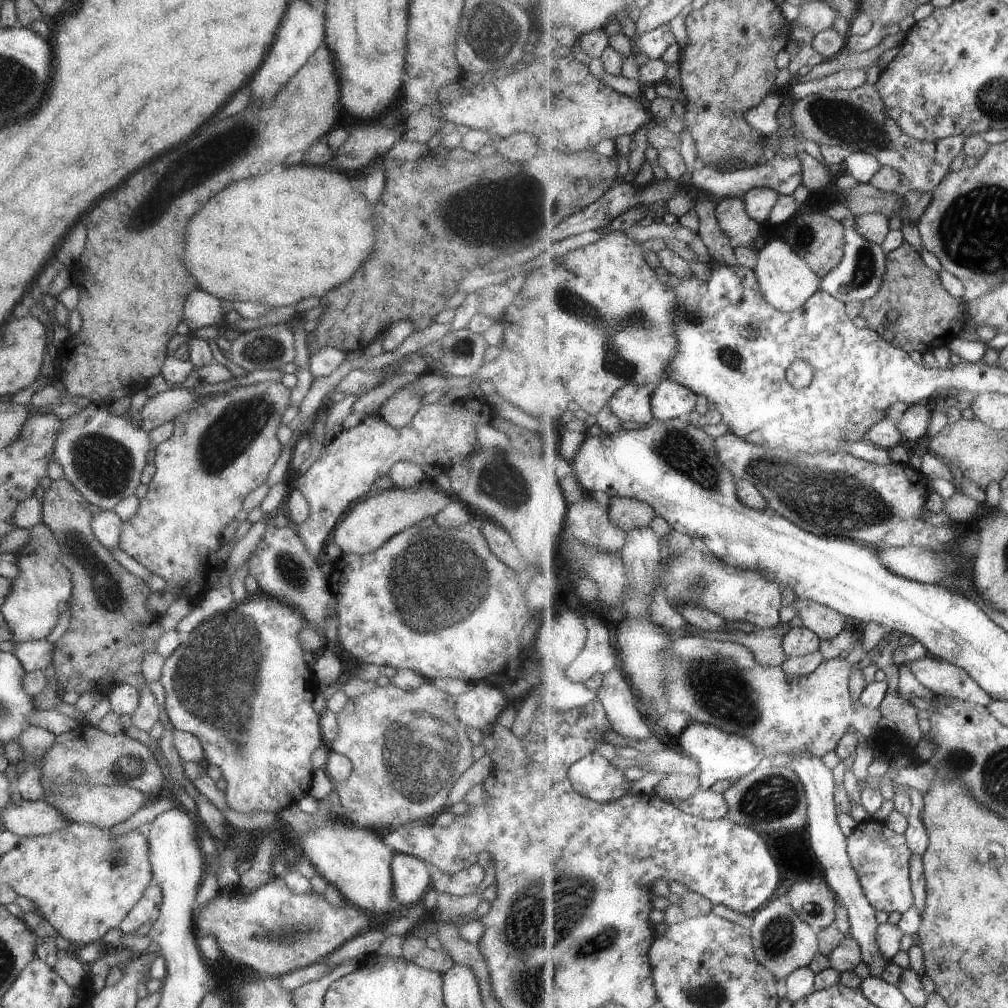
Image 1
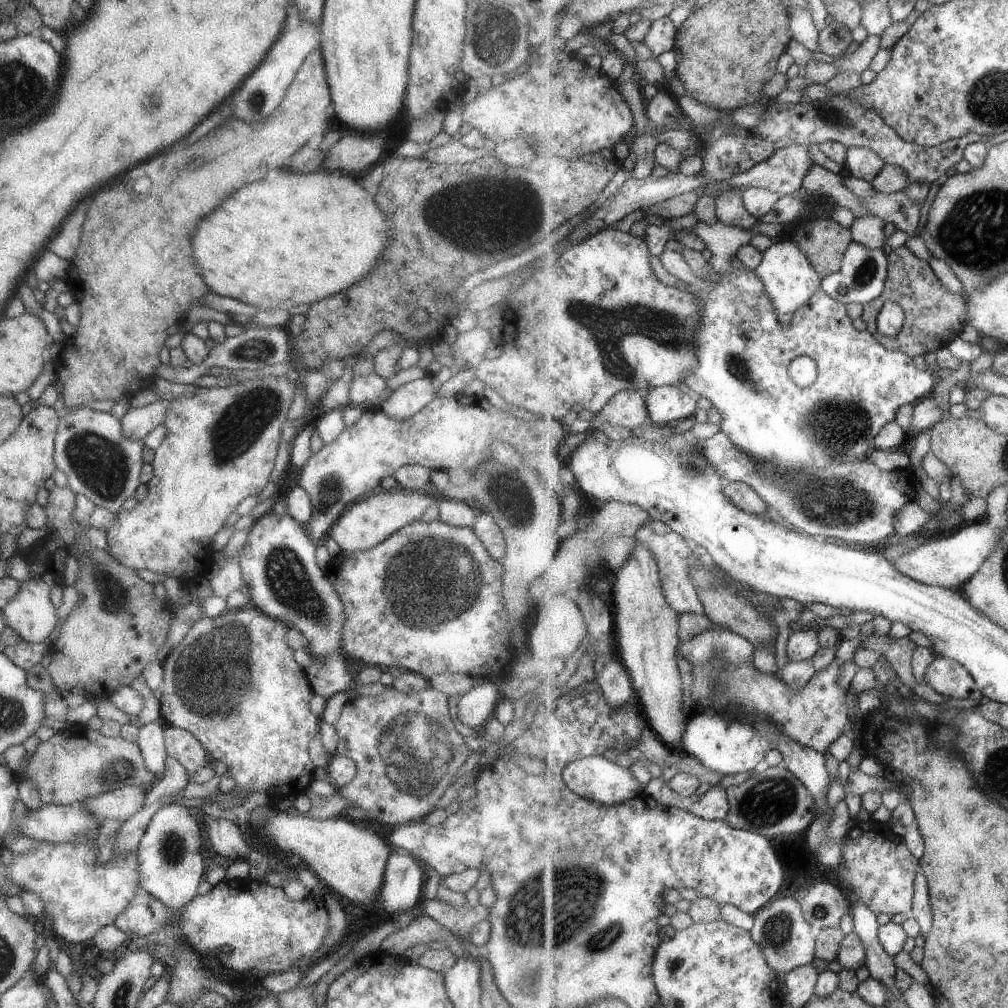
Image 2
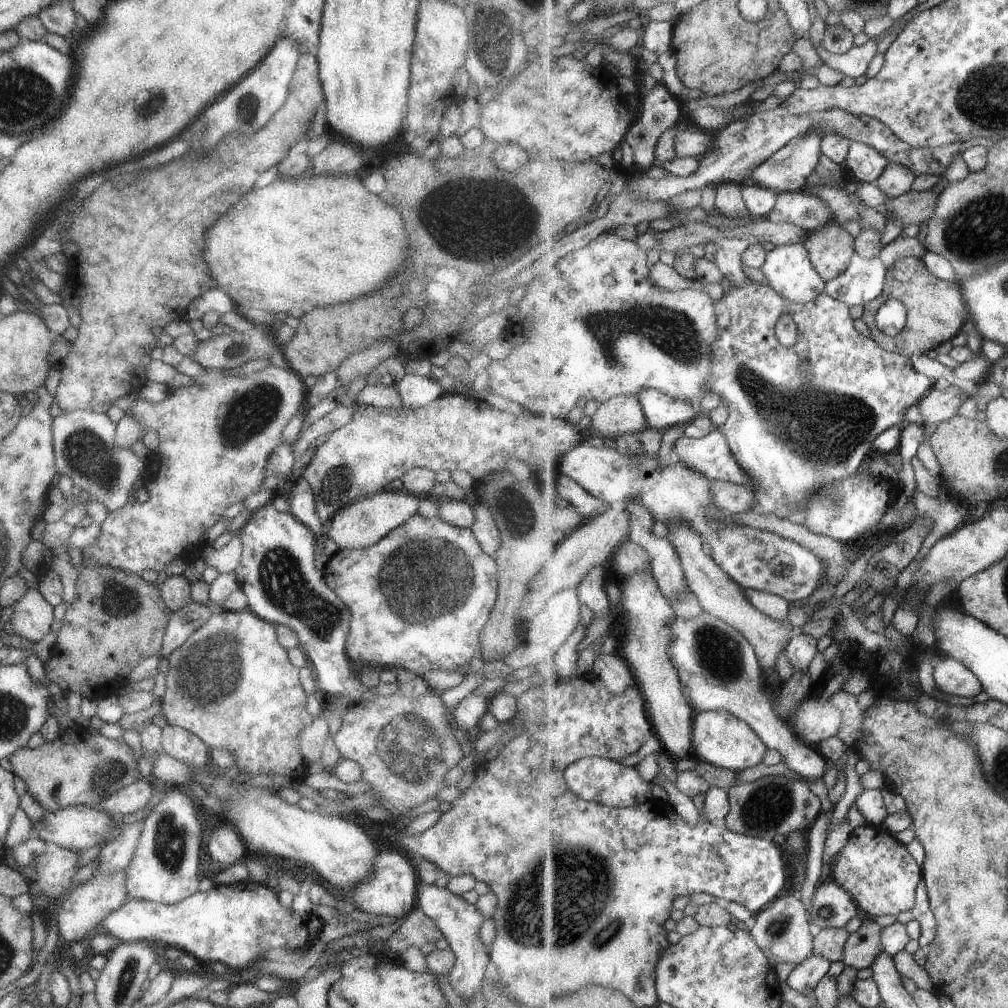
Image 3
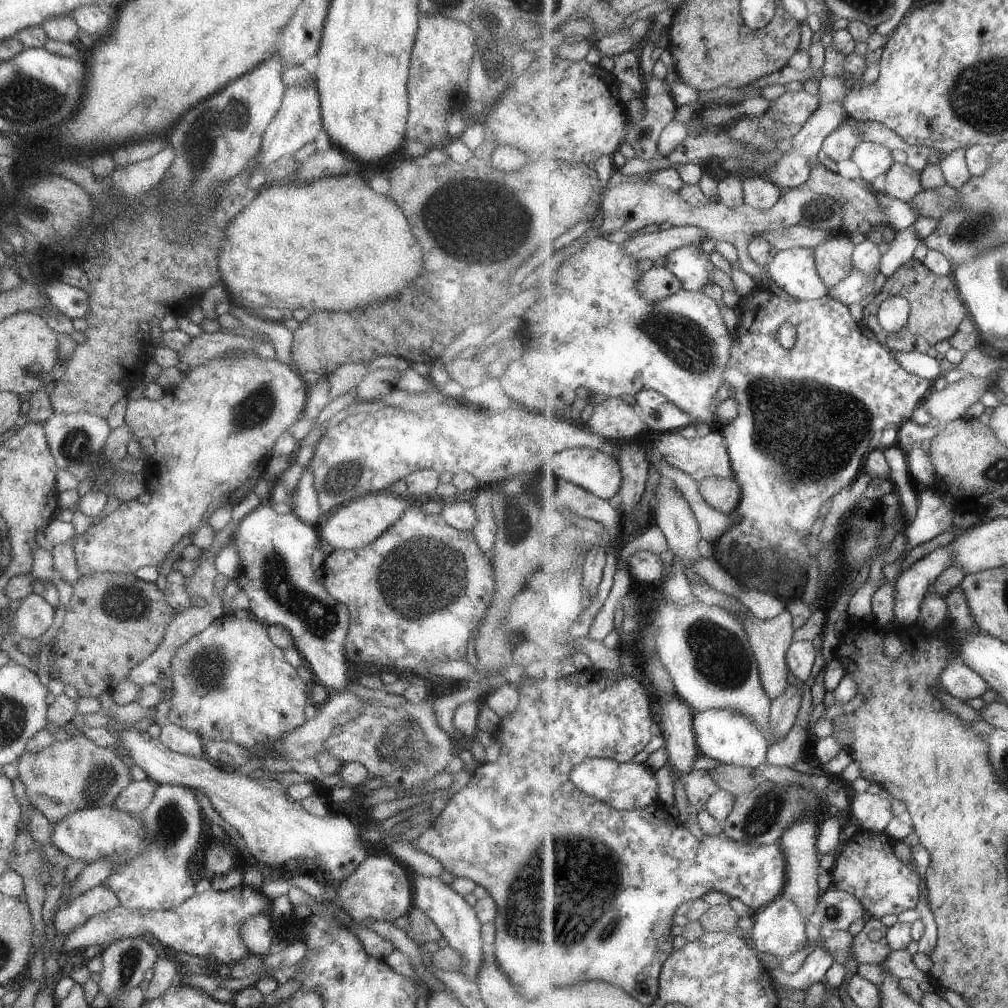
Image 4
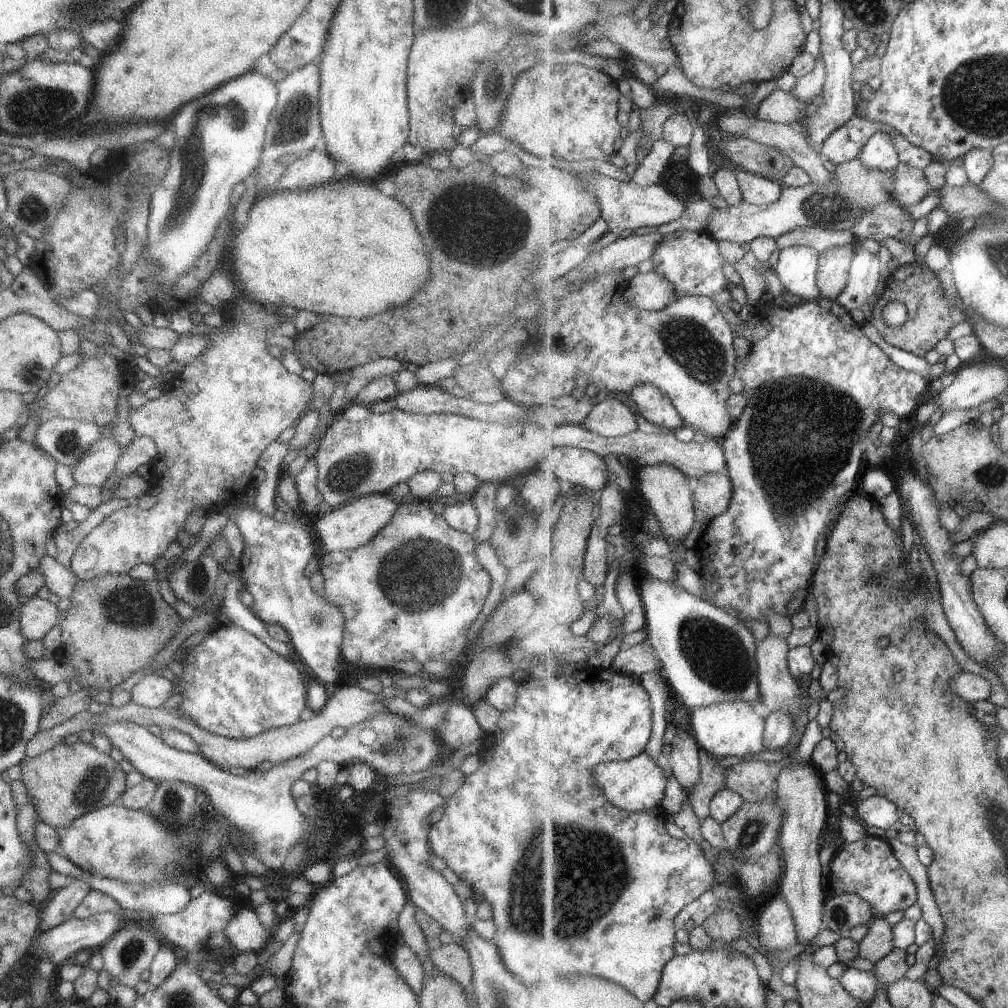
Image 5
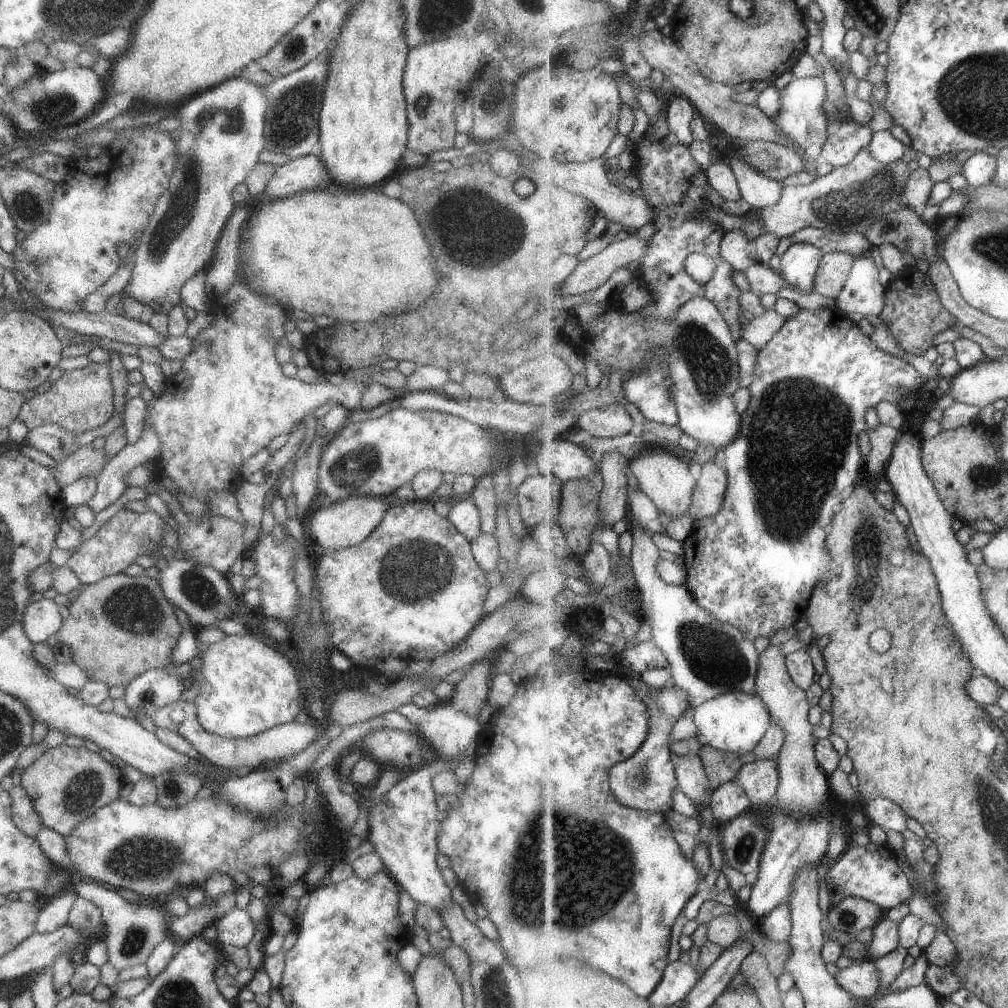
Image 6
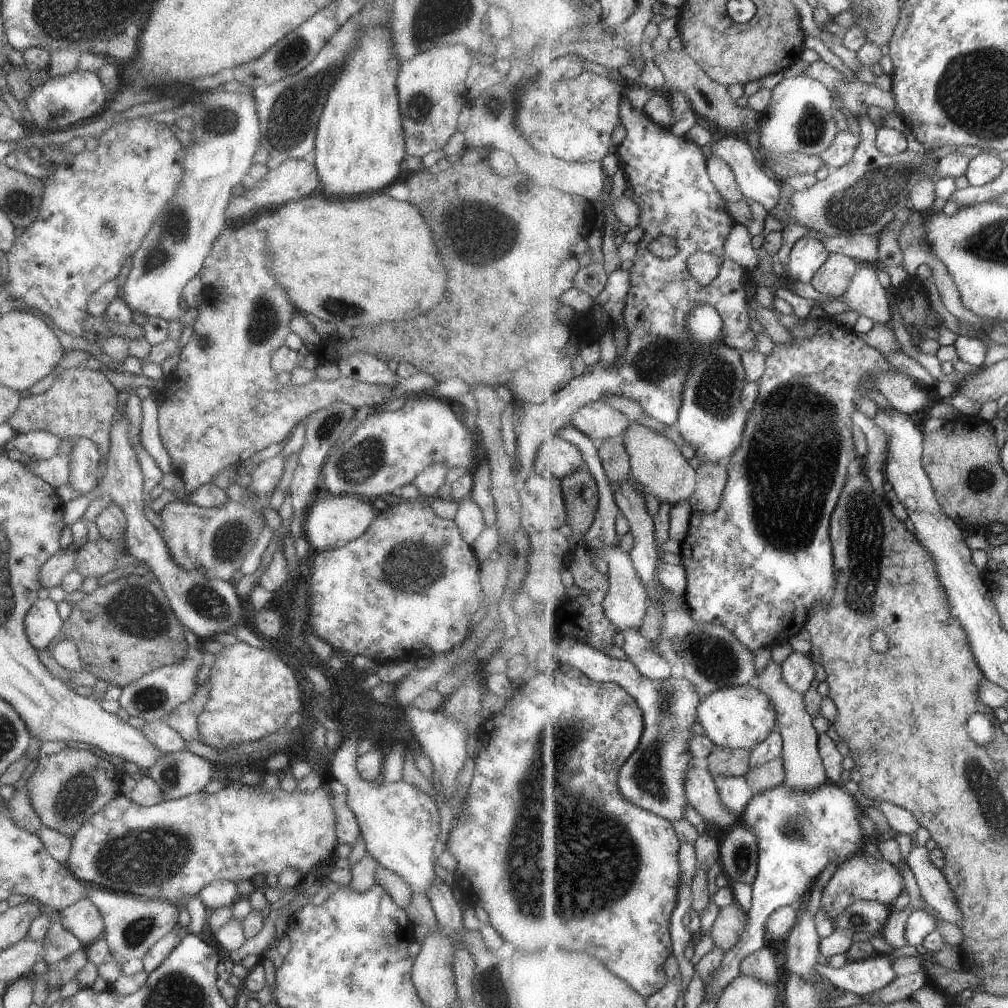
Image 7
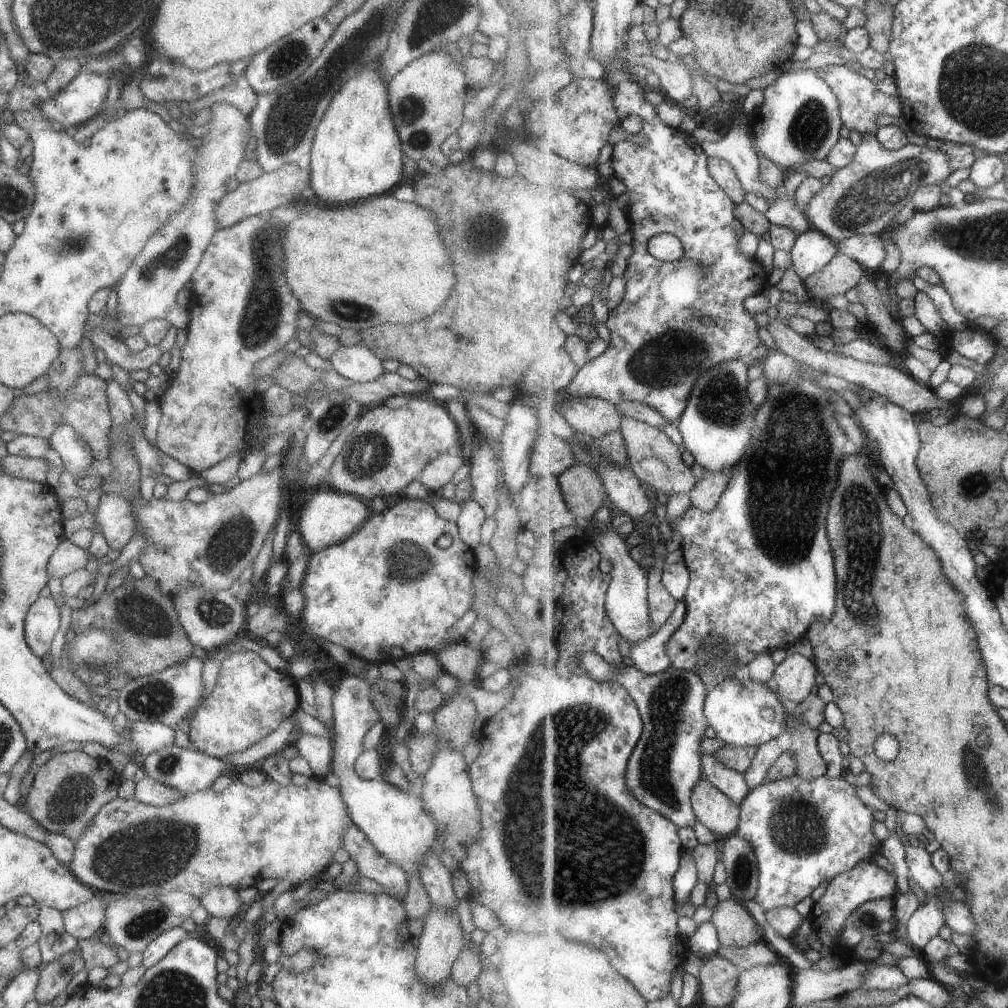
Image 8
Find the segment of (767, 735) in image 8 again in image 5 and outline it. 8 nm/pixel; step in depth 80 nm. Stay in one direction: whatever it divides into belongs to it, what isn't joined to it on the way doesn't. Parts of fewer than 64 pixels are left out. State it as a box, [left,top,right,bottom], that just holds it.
[690,699,767,758]

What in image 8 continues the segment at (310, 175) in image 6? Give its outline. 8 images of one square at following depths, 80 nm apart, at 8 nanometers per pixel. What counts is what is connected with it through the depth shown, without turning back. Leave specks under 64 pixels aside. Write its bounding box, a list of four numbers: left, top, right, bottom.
[214,163,309,229]

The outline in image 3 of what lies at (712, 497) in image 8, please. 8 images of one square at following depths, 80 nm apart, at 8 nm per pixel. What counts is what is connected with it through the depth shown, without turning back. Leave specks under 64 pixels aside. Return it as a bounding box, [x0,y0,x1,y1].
[710,480,756,513]

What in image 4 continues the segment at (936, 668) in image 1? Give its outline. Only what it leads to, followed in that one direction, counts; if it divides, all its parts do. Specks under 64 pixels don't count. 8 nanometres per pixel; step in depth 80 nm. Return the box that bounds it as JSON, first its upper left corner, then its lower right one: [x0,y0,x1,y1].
[940,656,991,702]

